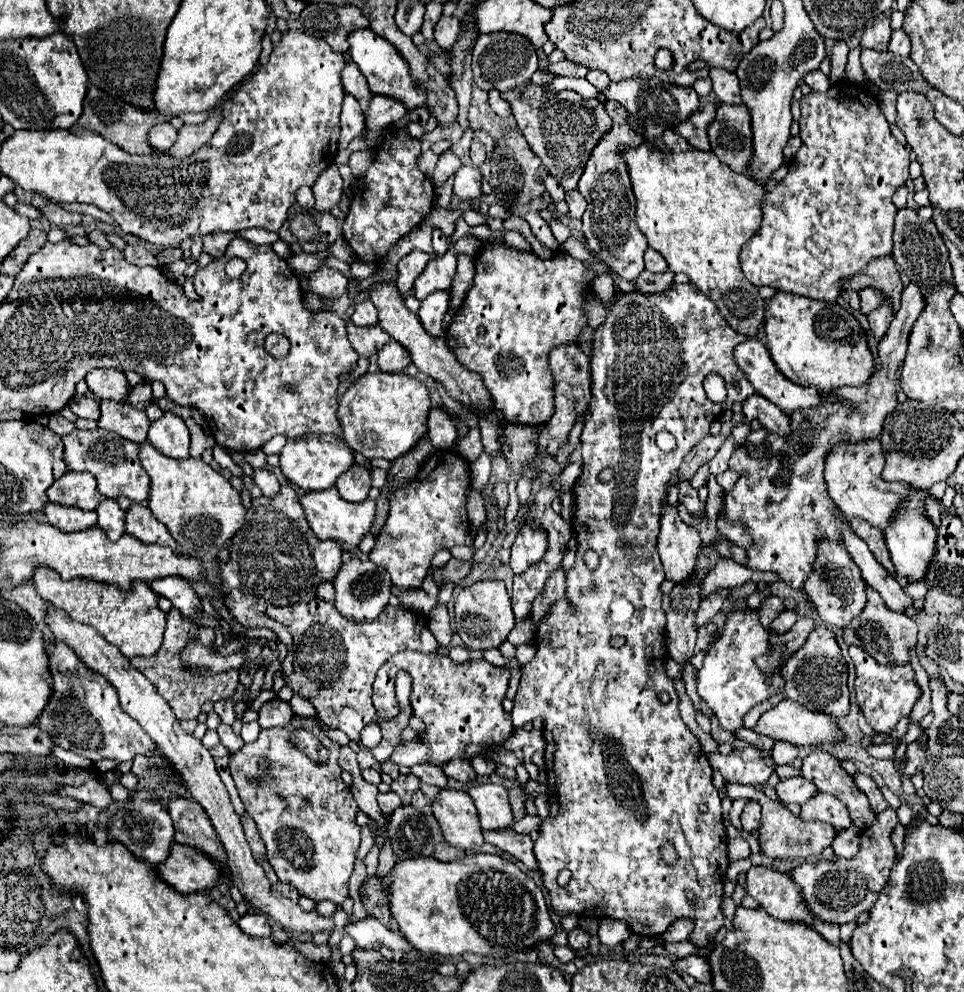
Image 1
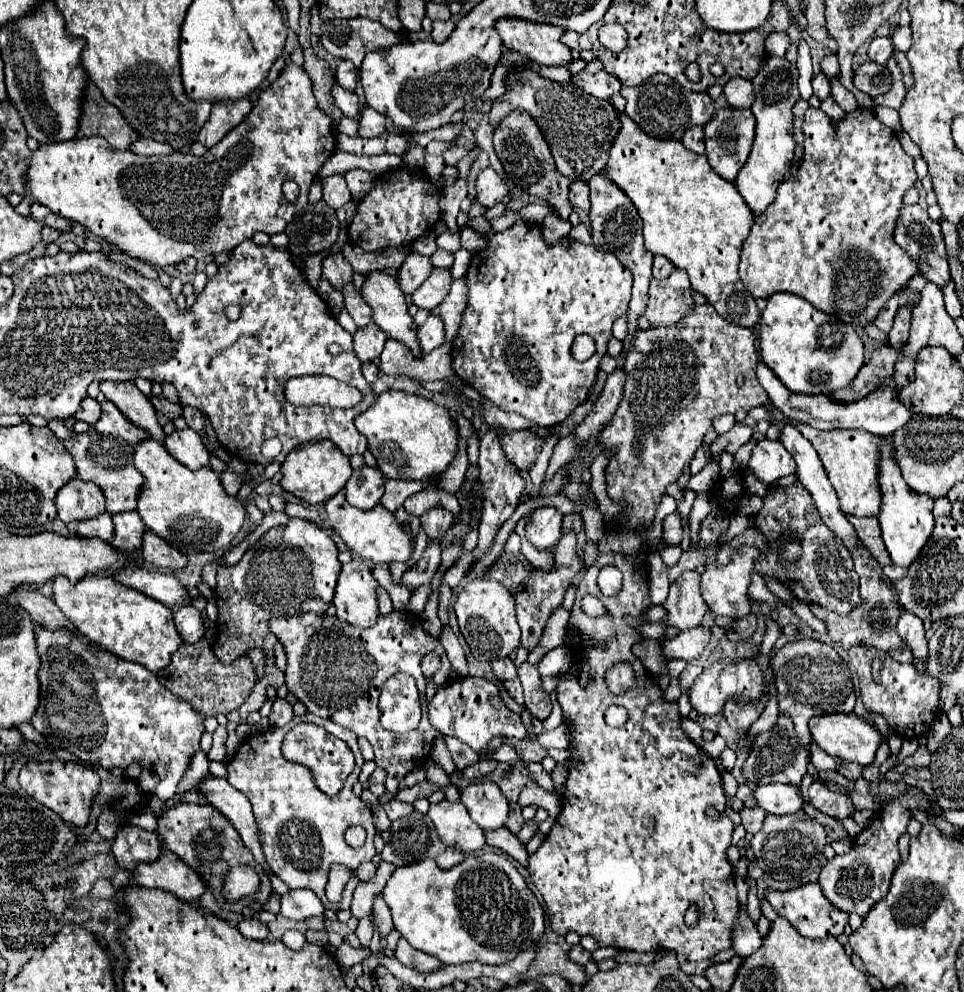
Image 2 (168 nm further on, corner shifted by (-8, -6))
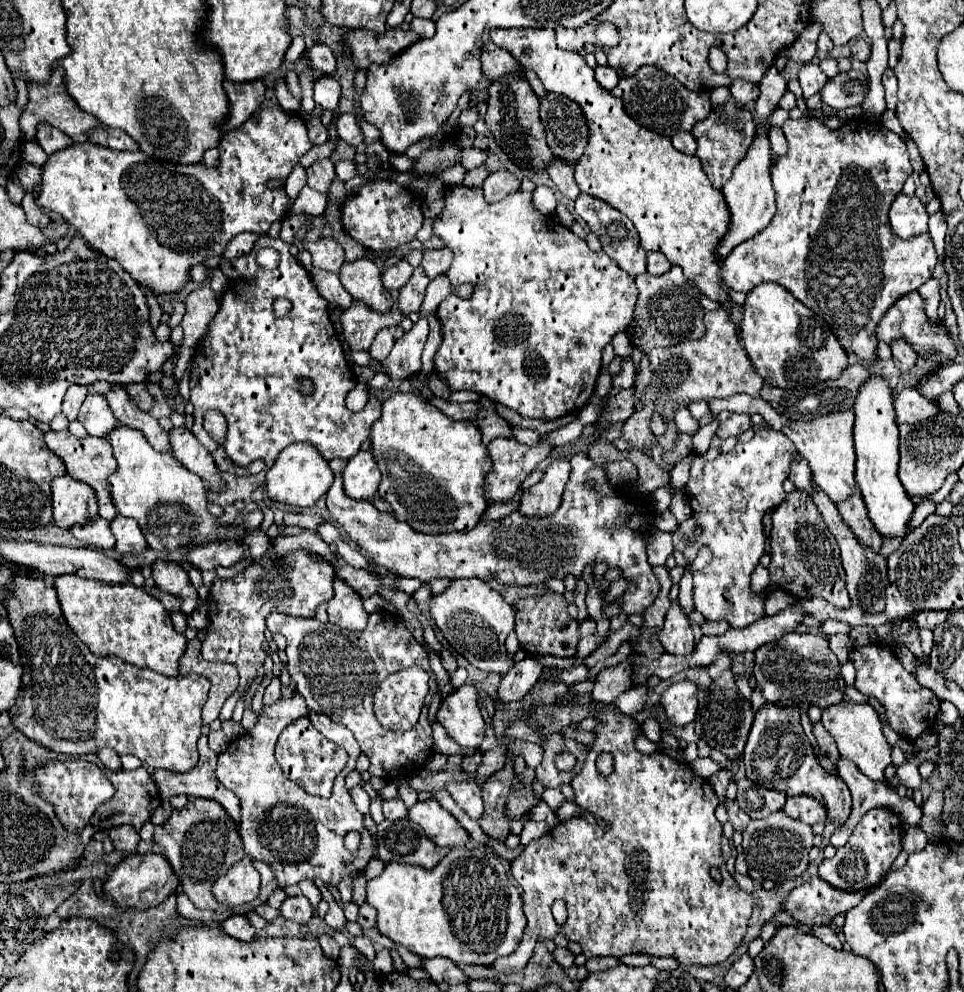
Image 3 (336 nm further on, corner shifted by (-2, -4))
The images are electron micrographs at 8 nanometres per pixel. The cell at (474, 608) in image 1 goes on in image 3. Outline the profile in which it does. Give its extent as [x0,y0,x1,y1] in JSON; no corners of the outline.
[431,580,515,674]

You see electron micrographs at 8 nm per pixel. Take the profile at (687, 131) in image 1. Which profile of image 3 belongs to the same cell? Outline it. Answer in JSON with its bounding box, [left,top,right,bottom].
[671,130,697,154]

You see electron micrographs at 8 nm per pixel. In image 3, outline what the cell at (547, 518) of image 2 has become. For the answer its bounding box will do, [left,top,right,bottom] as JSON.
[517,460,571,516]

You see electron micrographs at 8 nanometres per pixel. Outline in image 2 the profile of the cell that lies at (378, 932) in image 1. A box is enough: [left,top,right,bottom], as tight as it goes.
[395,938,443,972]

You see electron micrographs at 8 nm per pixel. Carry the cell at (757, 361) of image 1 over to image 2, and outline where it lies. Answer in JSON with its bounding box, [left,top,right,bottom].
[757,362,915,436]

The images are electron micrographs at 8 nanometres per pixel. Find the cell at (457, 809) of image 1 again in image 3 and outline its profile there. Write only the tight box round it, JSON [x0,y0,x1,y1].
[409,800,469,846]

